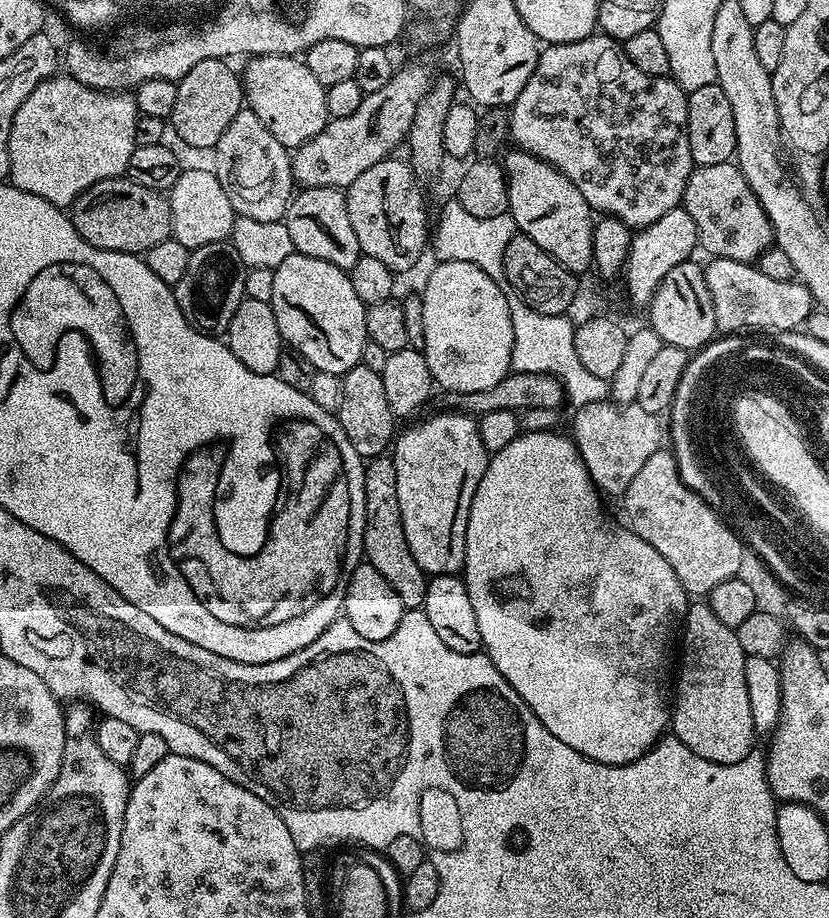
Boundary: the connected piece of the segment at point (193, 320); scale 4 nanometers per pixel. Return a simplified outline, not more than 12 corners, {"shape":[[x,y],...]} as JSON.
{"shape":[[231,242],[190,251],[174,286],[190,326],[227,333],[245,300]]}

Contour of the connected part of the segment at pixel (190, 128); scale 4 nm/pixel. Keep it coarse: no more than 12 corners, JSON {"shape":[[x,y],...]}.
{"shape":[[224,58],[198,62],[176,86],[170,128],[215,149],[245,107]]}

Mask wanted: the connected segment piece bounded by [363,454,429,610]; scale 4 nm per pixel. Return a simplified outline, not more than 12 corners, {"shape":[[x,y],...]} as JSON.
{"shape":[[388,454],[364,466],[363,559],[424,607],[429,577],[414,562],[398,474]]}

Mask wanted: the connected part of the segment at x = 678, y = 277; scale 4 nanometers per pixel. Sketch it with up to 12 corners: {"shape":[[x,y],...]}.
{"shape":[[689,258],[654,290],[647,327],[689,354],[718,332],[704,269]]}

